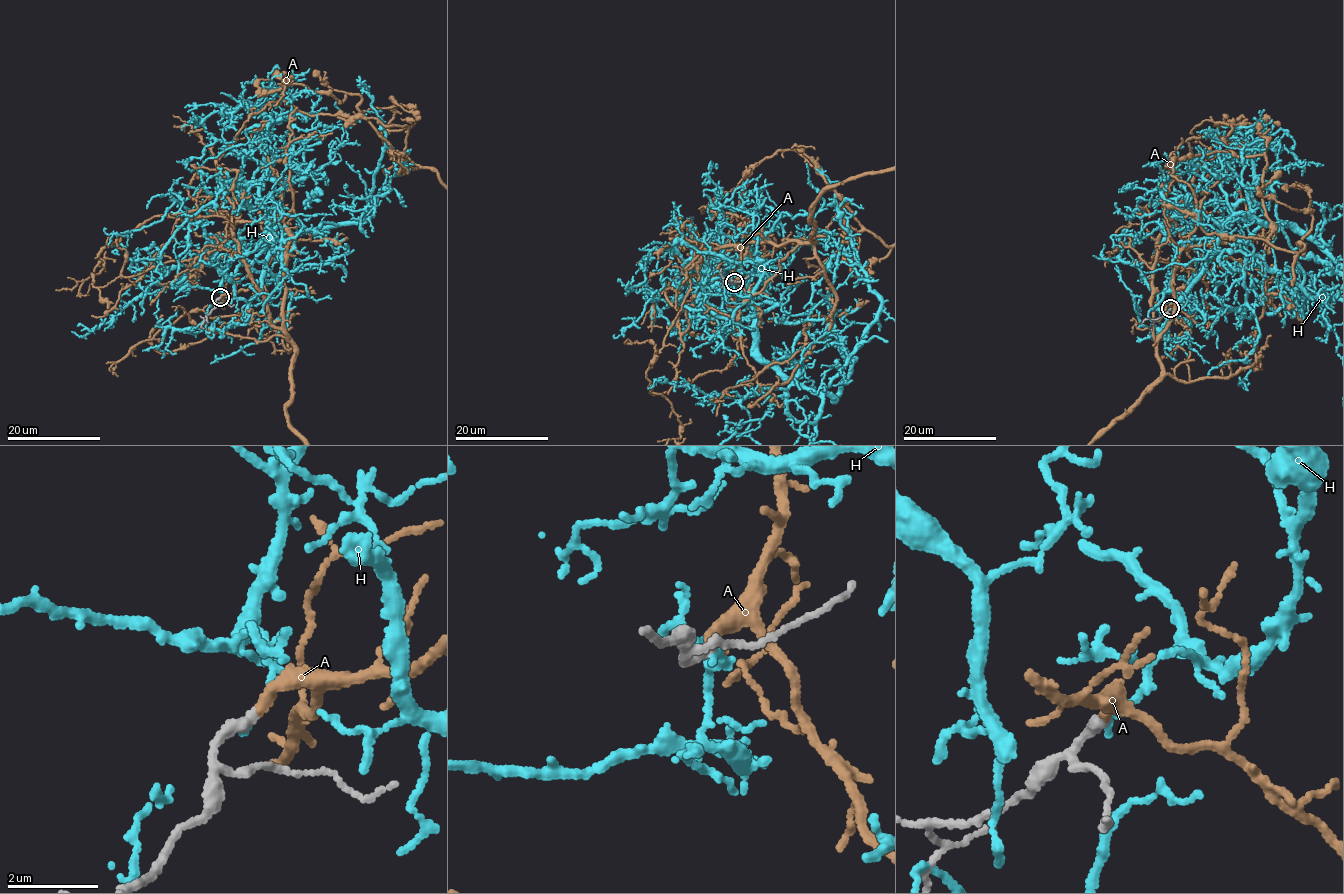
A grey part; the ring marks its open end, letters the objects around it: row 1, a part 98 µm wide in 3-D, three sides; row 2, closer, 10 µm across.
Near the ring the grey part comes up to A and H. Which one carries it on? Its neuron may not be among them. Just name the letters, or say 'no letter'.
A

